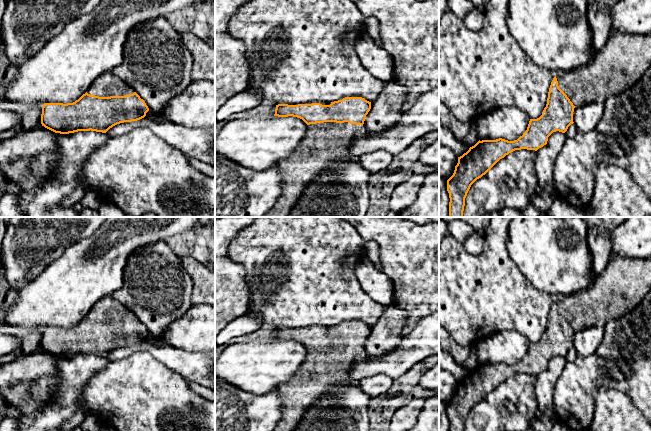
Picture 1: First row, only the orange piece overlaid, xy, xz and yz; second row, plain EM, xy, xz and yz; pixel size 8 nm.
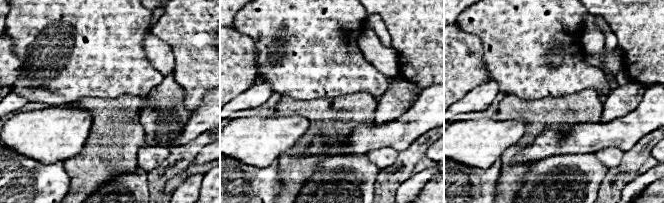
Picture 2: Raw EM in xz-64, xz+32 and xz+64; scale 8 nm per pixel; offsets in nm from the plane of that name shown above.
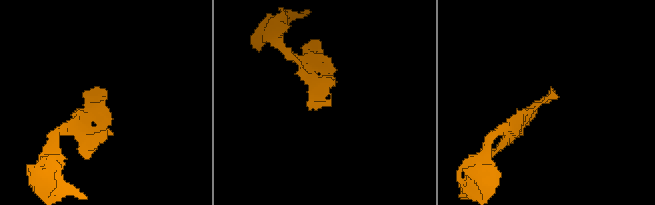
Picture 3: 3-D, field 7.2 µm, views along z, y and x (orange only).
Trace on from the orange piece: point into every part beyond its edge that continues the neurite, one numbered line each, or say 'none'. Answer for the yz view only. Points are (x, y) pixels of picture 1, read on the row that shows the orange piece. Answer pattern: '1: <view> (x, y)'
1: yz (624, 59)

